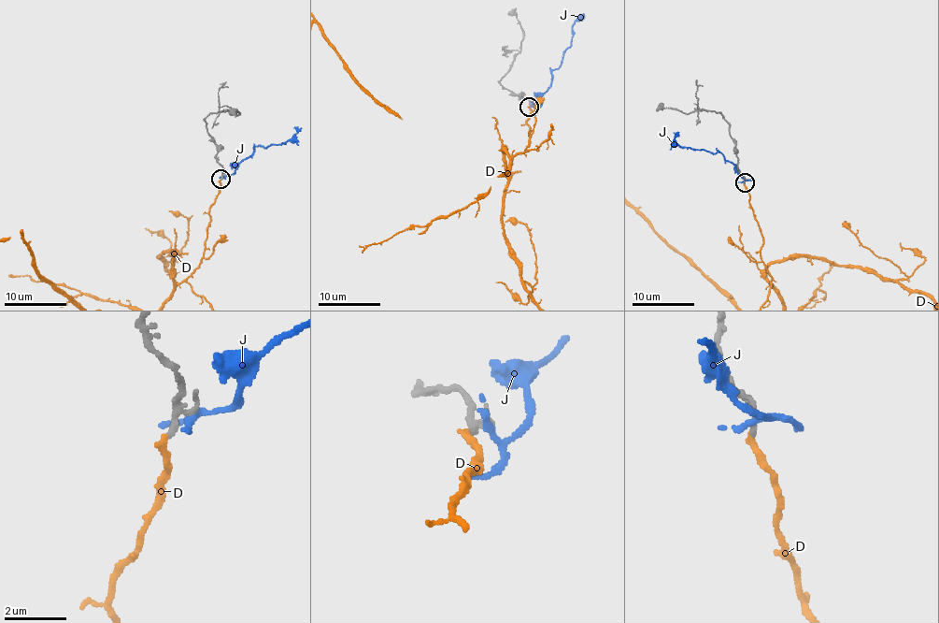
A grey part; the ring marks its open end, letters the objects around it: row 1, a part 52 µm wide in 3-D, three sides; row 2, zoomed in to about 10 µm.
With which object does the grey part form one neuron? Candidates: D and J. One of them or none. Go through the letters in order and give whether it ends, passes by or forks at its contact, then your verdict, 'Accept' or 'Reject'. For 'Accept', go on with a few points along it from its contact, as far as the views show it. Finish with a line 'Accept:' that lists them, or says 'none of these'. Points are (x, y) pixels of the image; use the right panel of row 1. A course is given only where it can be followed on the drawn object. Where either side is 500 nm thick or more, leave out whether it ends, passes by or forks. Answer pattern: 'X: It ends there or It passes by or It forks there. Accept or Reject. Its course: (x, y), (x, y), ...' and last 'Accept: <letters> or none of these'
D: It ends there. Accept
J: It passes by. Reject
Accept: D

